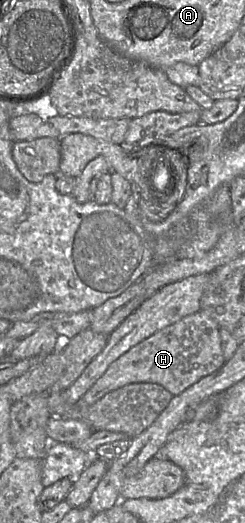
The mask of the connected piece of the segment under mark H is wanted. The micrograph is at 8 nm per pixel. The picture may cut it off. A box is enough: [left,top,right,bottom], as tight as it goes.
[82,310,224,405]

